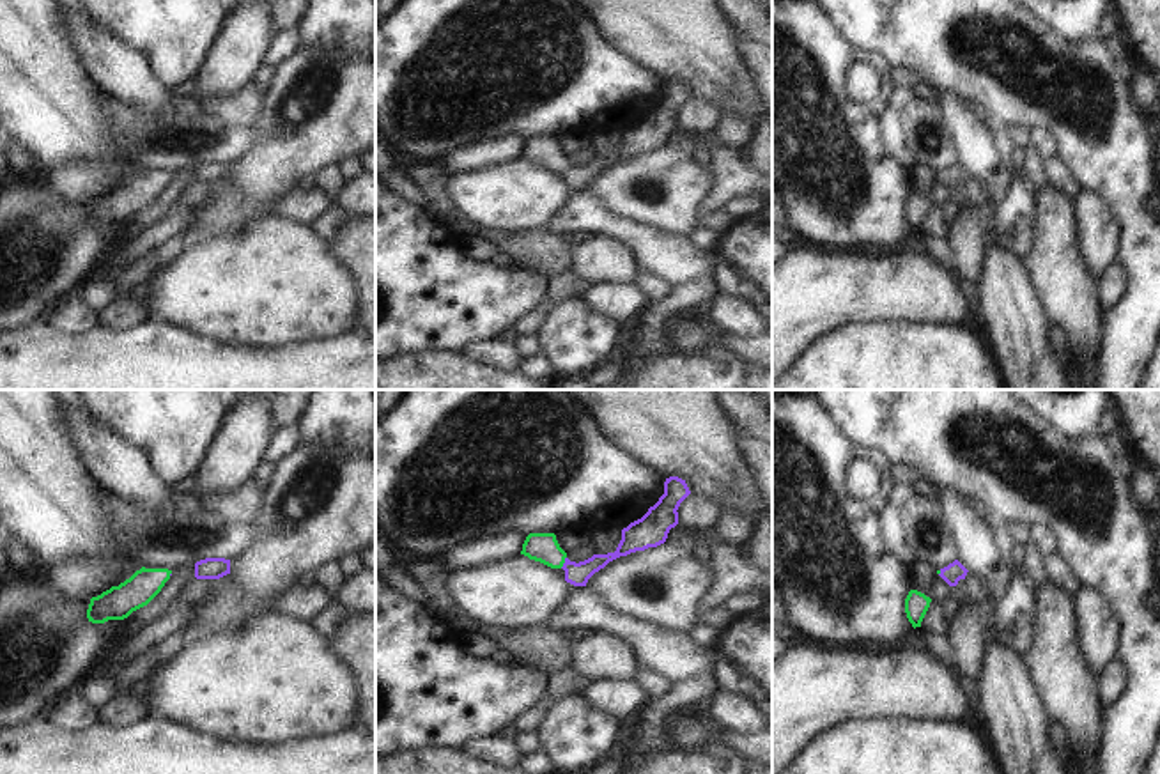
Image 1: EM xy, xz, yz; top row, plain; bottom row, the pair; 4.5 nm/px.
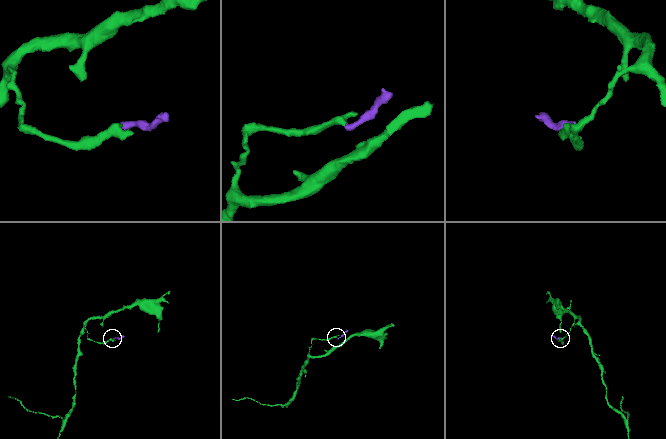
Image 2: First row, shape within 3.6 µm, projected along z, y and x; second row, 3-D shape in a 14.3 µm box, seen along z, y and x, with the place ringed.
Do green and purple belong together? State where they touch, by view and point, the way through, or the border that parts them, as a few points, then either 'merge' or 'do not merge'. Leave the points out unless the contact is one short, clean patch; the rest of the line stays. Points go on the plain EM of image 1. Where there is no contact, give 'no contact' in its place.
meets green in xz at (564, 165); runs through xz (544, 151), (564, 165), (578, 178); merge

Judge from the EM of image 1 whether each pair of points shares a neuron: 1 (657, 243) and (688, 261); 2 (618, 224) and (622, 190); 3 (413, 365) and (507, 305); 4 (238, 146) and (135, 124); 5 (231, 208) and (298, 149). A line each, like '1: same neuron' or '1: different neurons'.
1: same neuron
2: different neurons
3: different neurons
4: same neuron
5: same neuron

